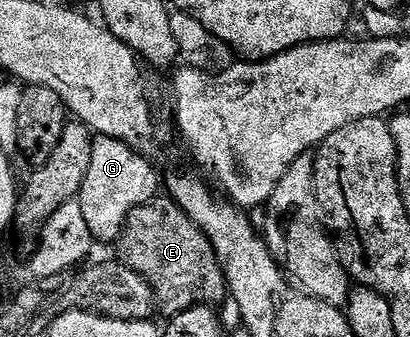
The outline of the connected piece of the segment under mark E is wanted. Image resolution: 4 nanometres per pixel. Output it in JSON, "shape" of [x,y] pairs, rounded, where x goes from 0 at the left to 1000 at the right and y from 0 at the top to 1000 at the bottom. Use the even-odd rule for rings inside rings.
{"shape":[[[380,588],[354,611],[334,611],[334,623],[324,623],[305,659],[300,691],[285,715],[288,736],[288,769],[344,813],[354,837],[363,837],[378,875],[380,917],[400,926],[400,941],[429,938],[463,914],[534,908],[544,887],[556,887],[554,828],[520,730],[505,715],[502,694],[461,647],[461,635],[451,635],[451,623],[441,623],[441,611],[415,588]]]}

